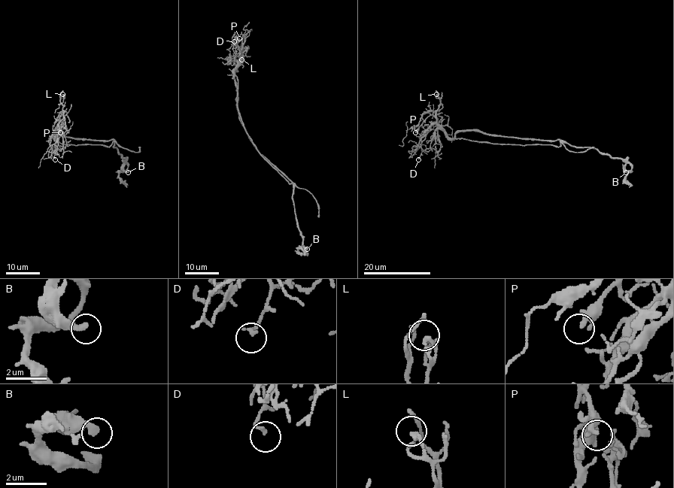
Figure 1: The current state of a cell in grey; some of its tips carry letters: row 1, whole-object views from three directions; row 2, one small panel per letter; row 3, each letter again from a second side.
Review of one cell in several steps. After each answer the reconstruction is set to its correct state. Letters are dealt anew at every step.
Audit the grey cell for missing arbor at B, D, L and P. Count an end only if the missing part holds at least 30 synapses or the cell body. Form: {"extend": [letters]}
{"extend": ["B"]}

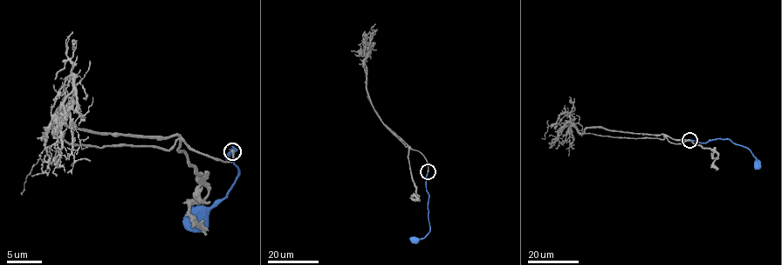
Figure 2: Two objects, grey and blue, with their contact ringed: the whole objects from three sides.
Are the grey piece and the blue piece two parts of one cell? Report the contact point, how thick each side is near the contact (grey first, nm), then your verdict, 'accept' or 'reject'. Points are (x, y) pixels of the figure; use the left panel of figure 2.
at (232, 151); 320 nm thick on the grey side, 200 nm on the other; accept

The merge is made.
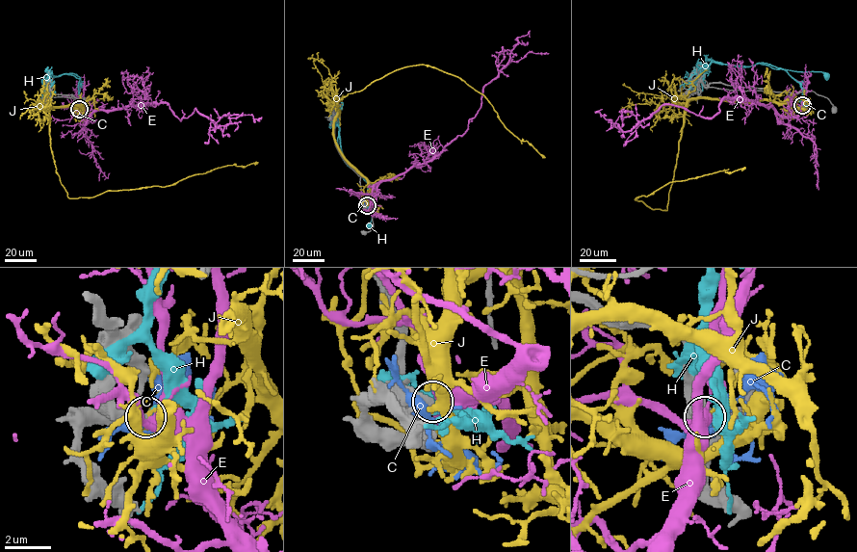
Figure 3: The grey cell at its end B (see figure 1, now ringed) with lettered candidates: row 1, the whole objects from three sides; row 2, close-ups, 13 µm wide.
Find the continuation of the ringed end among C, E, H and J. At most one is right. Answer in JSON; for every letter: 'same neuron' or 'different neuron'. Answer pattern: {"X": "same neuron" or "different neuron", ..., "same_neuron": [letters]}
{"C": "different neuron", "E": "different neuron", "H": "different neuron", "J": "different neuron", "same_neuron": []}

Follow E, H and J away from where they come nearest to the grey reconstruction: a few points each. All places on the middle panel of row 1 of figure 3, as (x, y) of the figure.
E: (367, 205), (381, 181), (431, 161), (461, 136), (517, 38), (530, 37)
H: (367, 206), (368, 190), (372, 221), (369, 225)
J: (367, 206), (369, 183), (335, 138), (337, 104), (405, 67), (426, 65), (463, 79), (506, 127), (545, 157)

